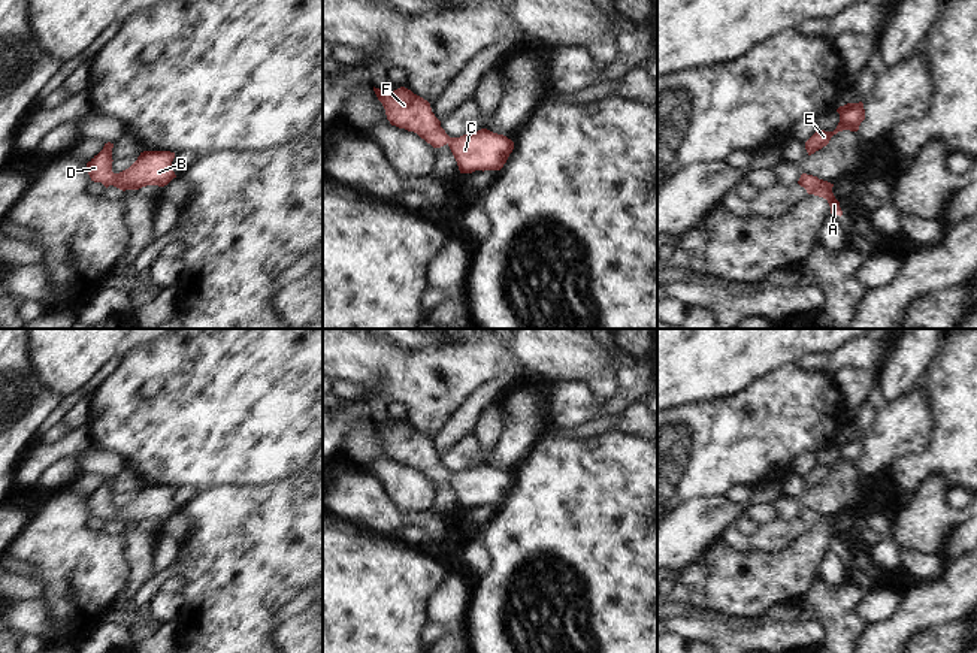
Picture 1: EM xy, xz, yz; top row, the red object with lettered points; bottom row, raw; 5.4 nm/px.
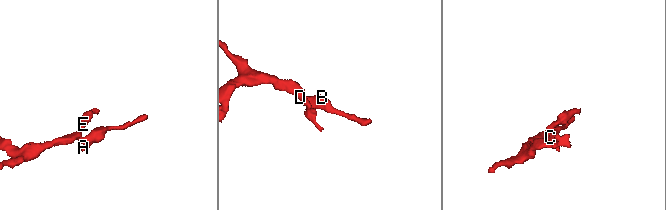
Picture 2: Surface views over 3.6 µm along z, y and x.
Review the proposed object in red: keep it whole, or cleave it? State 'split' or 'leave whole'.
leave whole

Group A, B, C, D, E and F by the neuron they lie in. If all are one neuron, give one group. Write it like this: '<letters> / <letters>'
A B C D E F

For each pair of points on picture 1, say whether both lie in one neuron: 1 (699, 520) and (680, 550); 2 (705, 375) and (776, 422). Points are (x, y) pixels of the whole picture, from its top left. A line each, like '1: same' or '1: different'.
1: same
2: different

